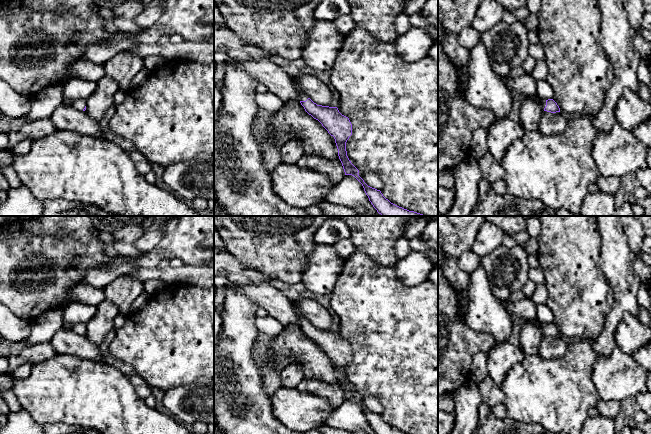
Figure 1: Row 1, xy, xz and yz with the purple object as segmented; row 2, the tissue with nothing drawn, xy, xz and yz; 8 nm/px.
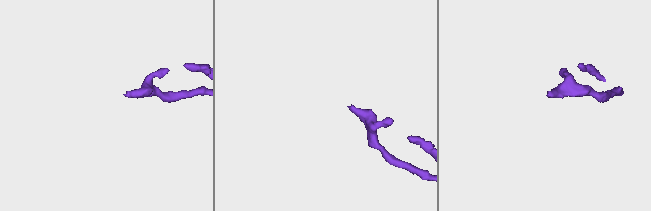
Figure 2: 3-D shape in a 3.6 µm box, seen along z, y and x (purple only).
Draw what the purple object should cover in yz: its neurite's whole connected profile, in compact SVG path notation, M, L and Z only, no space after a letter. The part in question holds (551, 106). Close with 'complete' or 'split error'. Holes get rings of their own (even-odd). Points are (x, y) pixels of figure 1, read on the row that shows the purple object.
M526 96L526 98L532 99L540 104L544 111L556 113L560 112L560 108L553 99L540 99L538 96Z | split error

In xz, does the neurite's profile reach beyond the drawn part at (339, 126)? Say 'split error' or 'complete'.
split error

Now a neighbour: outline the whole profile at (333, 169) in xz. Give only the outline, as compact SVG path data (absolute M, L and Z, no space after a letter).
M303 155L296 163L299 168L312 169L326 174L333 182L340 182L345 172L340 159L330 160L321 155Z

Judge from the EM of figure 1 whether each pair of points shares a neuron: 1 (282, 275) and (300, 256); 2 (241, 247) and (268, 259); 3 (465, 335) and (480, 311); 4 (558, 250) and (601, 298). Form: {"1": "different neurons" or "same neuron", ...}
{"1": "same neuron", "2": "same neuron", "3": "different neurons", "4": "same neuron"}

